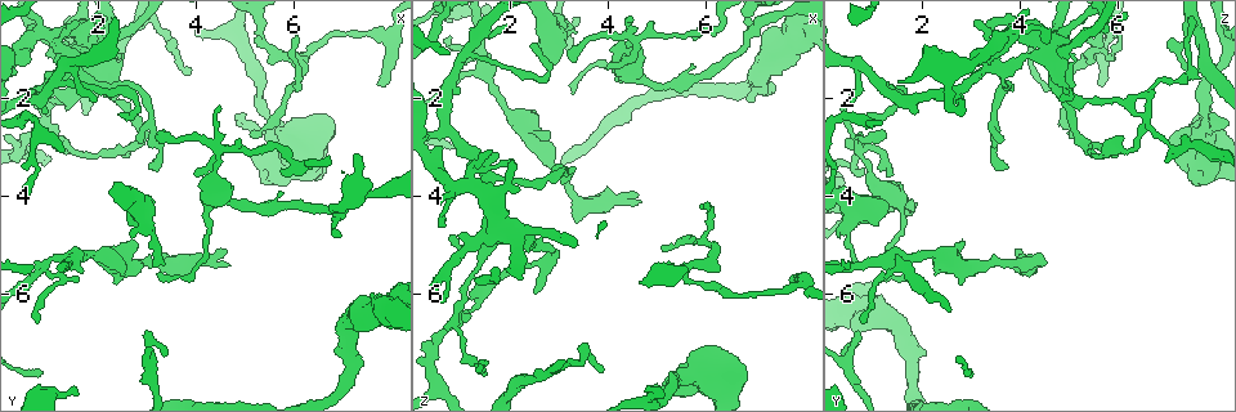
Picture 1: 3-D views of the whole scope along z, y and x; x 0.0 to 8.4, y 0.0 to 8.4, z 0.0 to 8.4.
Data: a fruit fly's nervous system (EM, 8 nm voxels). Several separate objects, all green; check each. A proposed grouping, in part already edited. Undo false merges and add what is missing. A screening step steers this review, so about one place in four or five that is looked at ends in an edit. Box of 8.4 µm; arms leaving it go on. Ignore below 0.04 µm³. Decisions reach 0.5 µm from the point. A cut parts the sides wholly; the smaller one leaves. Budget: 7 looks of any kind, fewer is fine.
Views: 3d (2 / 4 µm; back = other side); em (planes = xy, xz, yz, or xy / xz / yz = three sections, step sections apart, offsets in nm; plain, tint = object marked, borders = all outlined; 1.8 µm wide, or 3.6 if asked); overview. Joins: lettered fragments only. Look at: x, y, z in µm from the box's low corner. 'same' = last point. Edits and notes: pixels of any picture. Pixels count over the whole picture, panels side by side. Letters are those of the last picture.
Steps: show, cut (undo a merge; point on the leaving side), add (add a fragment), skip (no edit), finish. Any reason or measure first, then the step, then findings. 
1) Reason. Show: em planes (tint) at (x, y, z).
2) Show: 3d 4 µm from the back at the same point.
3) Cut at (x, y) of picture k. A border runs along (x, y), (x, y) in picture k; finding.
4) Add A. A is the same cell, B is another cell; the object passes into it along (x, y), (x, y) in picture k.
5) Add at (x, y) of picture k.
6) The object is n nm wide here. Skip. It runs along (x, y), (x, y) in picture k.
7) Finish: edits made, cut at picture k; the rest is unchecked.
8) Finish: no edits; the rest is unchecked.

Sudden change in width. Show: em xz step 16 (borders) at (4.45, 3.35, 0.80).

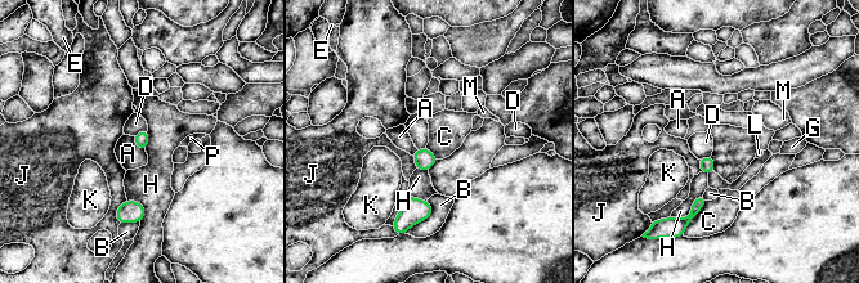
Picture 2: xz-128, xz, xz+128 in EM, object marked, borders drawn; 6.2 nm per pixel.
Cut it another way. Show: em planes (borders) at the same point.

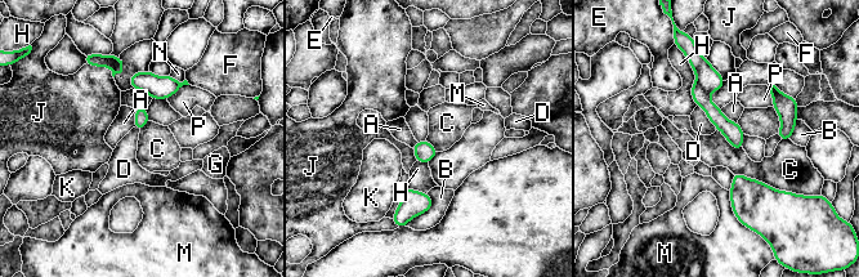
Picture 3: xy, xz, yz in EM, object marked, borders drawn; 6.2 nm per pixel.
Cut at (685, 43) of picture 3. A, B, C, D, E, F, G, H, J, K, M, N and P are other cells; a border runs along (703, 58), (694, 71) in picture 3; two neurons meet here.

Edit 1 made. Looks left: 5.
End of a long branch. Show: em planes (borders) at (4.65, 5.40, 4.15).

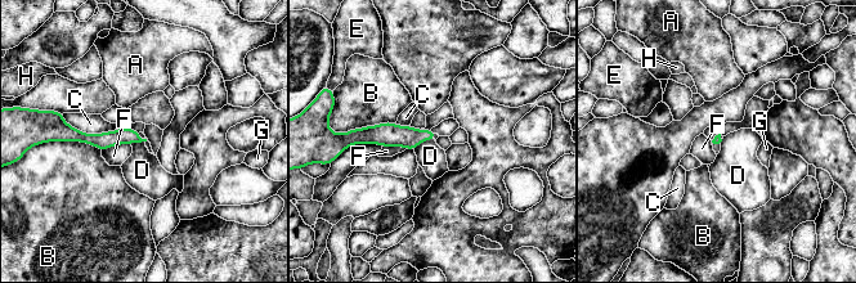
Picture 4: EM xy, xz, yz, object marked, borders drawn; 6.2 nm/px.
The longest contact is with C, 400 nm. Skip. A, B, C, D, E, F, G and H are other cells; no lettered fragment goes on from it.

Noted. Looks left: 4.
Show: em xy step 8 (tint) at (5.55, 1.00, 5.50).

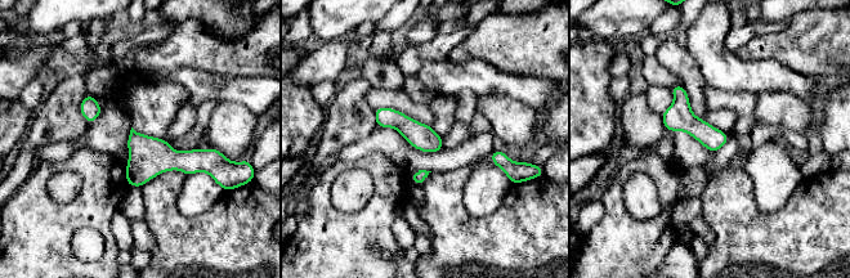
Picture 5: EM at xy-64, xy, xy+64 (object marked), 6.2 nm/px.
Cut it another way. Show: em planes (borders) at the same point.

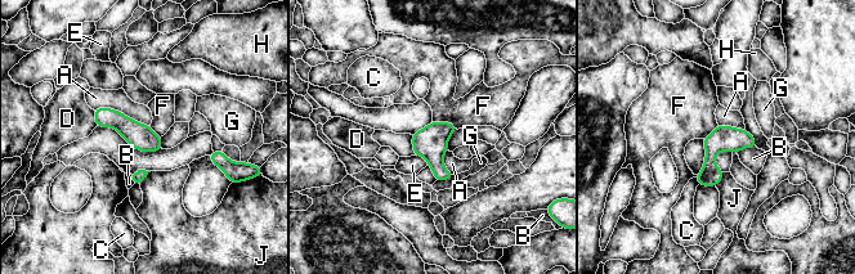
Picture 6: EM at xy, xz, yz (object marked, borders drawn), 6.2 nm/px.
Skip. A, B, C, D, E, F, G, H and J are other cells; a border runs along (433, 120), (452, 122), (457, 129) in picture 6; one neuron here.

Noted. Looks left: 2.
Finish: edits made, cut at picture 3; the rest is unchecked.

